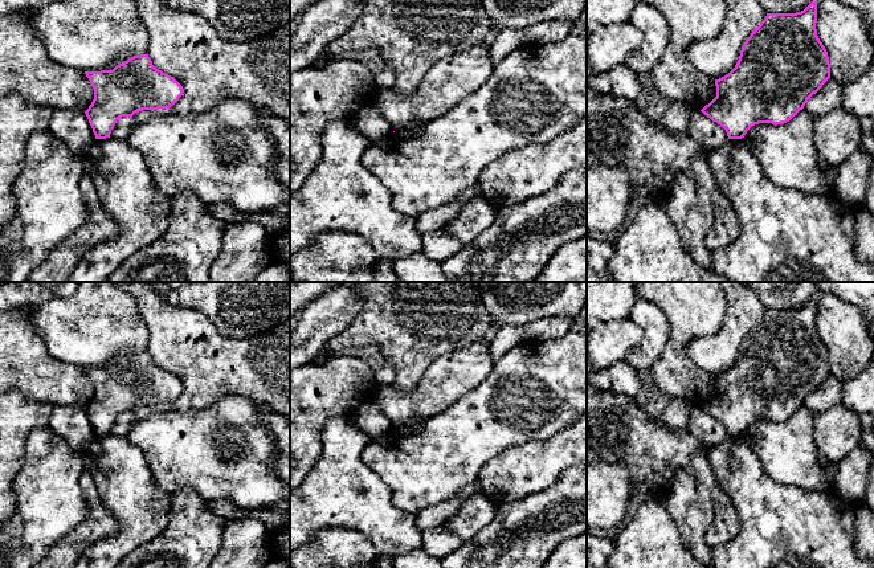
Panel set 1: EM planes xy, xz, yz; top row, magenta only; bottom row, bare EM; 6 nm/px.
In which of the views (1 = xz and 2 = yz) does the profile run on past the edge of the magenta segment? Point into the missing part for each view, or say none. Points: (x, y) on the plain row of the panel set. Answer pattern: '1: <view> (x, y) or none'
1: none
2: none

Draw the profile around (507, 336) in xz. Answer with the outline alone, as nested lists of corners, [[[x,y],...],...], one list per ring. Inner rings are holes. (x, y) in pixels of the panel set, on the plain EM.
[[[505,324],[501,326],[494,339],[487,344],[489,354],[495,361],[507,354],[515,346],[522,344],[527,340],[524,327]]]

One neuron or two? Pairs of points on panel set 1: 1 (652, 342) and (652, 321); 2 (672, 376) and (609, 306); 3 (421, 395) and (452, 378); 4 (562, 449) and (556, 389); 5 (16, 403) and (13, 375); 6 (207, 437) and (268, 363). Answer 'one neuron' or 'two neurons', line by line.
1: one neuron
2: two neurons
3: one neuron
4: two neurons
5: two neurons
6: two neurons

